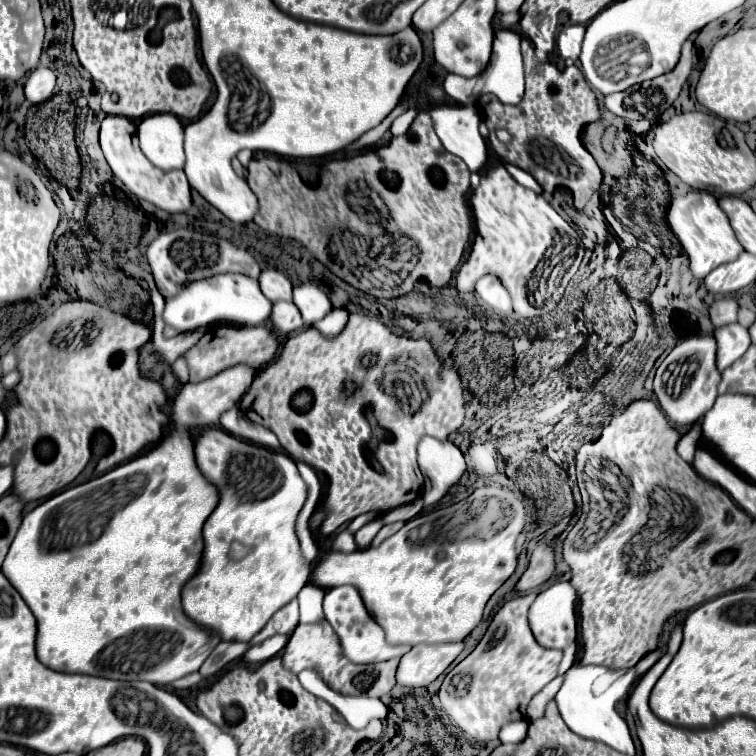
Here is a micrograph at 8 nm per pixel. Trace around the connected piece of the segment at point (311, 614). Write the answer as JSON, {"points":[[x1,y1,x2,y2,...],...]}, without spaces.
{"points":[[304,586,298,594,300,622,306,622,306,624,324,622,326,616,322,610,322,600,324,600,324,590,314,588,314,586]]}

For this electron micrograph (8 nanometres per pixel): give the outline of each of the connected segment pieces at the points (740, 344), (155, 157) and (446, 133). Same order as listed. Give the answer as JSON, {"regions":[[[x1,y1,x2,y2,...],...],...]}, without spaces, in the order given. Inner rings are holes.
{"regions":[[[742,324,720,326,714,332,714,336,718,342,718,370,720,372,728,368,734,360,738,360,750,346,748,328,744,328]],[[174,114,146,116,138,124,144,156,162,170,184,168,184,124]],[[434,106,428,112,444,148,462,158,472,172,484,172,490,154,486,140,478,132,478,112,472,106]]]}

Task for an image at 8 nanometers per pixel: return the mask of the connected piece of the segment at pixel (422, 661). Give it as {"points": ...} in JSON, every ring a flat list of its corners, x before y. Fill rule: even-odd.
{"points":[[462,642,452,644,416,644,400,658,396,682,400,686,428,686,462,652]]}

